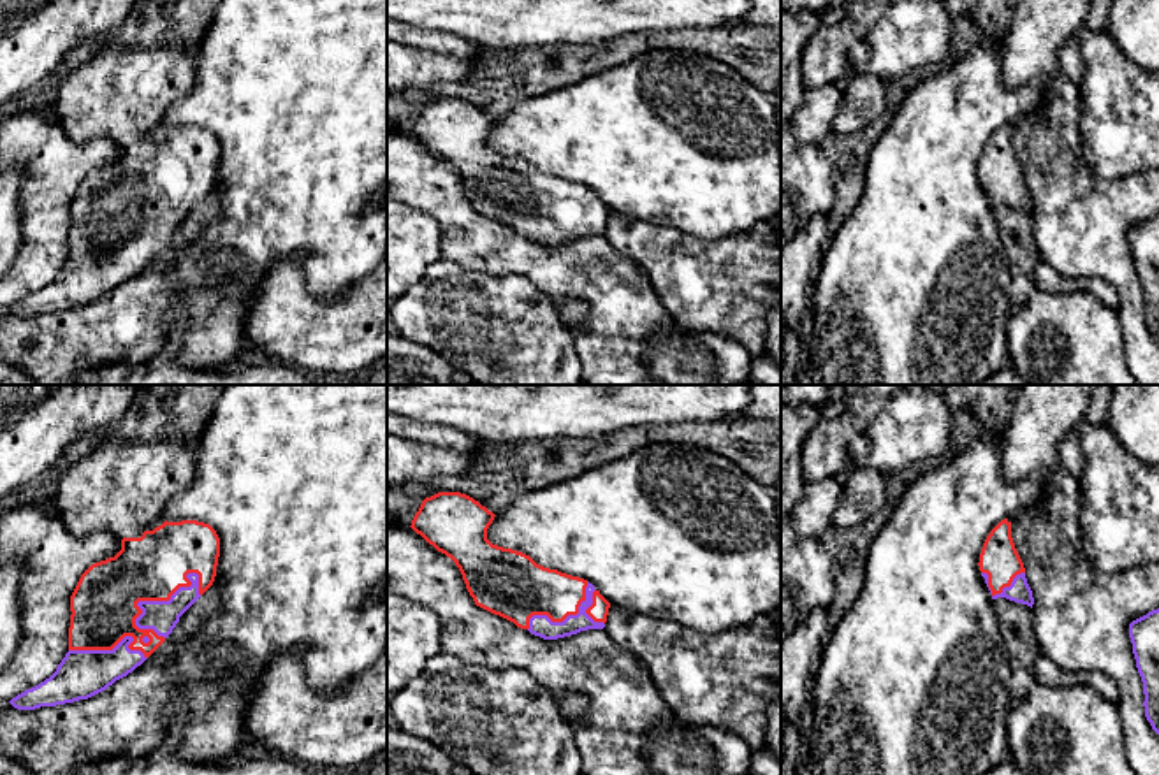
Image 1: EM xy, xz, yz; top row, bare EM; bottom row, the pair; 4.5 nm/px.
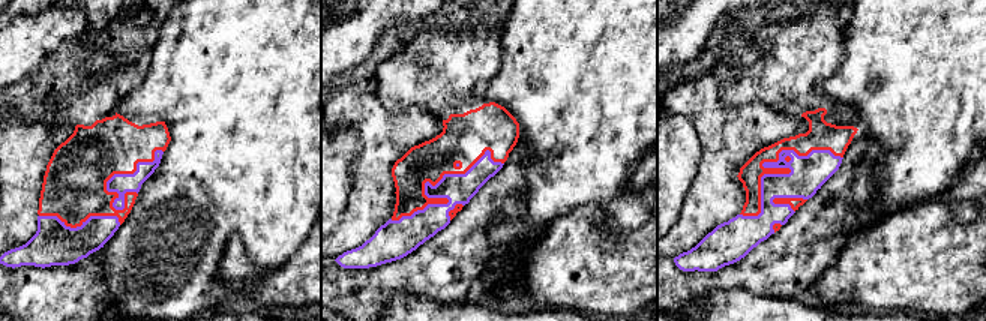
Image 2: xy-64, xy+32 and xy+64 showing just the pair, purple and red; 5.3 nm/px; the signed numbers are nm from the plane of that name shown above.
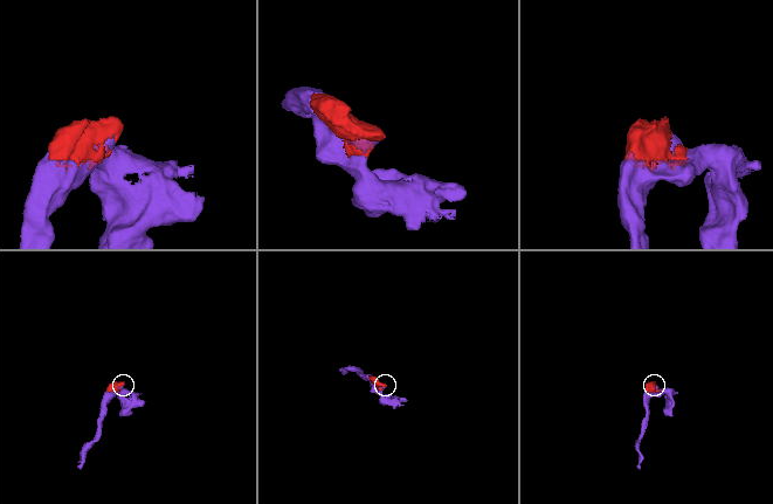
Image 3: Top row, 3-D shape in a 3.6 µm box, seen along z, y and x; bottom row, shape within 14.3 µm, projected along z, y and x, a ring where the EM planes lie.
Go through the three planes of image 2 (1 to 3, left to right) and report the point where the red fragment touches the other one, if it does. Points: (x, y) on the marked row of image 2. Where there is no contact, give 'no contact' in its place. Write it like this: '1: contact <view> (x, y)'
1: contact xy-64 (122, 174)
2: contact xy+32 (425, 188)
3: contact xy+64 (776, 167)

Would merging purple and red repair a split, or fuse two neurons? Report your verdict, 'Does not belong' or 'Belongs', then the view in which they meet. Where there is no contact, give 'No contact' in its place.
Belongs. Touches purple in xy

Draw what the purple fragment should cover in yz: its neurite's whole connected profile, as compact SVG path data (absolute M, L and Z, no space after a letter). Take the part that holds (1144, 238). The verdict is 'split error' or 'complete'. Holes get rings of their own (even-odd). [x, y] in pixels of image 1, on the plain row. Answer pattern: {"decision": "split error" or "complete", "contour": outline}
{"decision": "complete", "contour": "M1159 214L1129 230L1136 274L1143 288L1145 323L1159 341Z"}

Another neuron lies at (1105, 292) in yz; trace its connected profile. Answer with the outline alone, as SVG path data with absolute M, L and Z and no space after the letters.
M1083 278L1080 279L1083 290L1092 293L1097 301L1101 301L1106 308L1117 311L1119 308L1119 293L1113 285L1099 278Z

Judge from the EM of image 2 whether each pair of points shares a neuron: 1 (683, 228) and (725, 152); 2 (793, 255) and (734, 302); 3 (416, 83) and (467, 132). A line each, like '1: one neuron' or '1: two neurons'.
1: one neuron
2: two neurons
3: one neuron

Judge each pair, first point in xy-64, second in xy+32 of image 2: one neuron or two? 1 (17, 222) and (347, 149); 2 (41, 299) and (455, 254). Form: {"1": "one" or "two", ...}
{"1": "two", "2": "one"}

